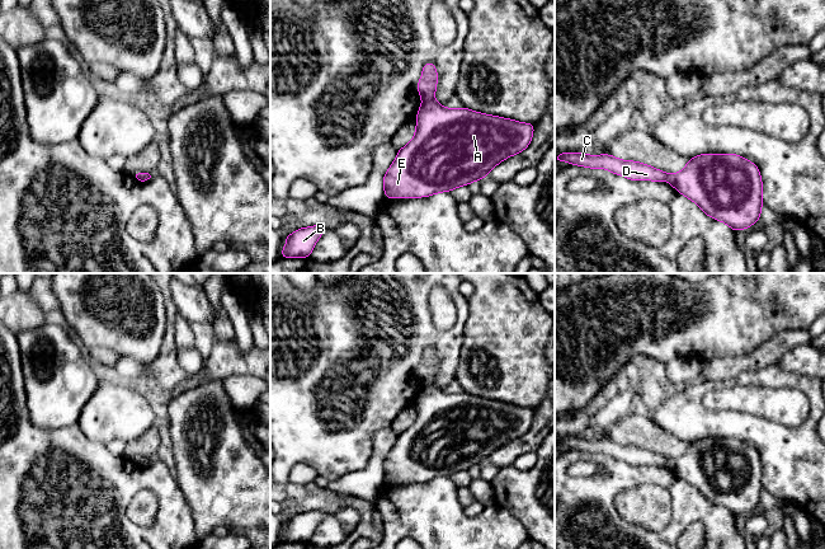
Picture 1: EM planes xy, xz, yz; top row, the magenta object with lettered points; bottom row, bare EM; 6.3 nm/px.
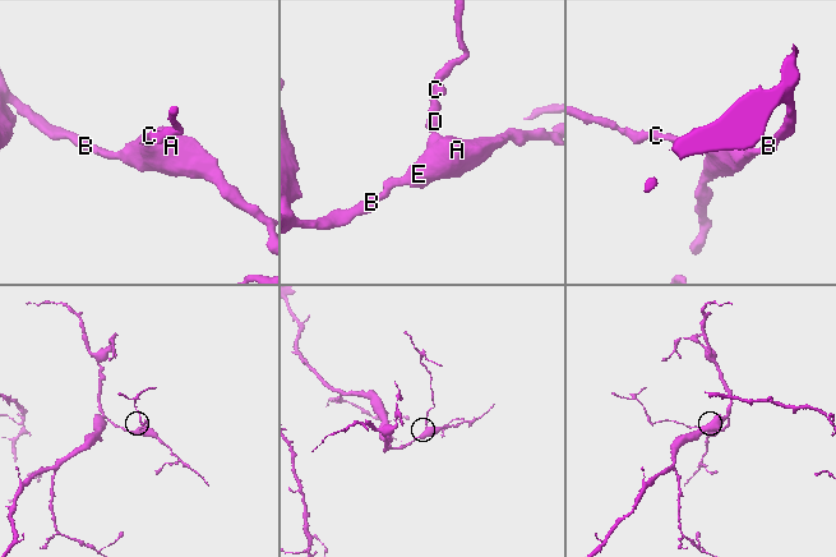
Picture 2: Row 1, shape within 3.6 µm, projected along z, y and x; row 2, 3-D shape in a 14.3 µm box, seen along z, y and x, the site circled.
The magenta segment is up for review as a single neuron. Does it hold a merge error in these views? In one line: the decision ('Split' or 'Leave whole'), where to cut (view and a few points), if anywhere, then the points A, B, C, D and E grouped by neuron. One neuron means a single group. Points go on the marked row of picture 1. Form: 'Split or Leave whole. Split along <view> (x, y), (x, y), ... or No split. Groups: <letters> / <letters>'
Split. Split along xz (433, 99), (423, 103). Groups: A B E / C D

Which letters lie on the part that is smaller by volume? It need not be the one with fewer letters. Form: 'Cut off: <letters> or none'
Cut off: C, D

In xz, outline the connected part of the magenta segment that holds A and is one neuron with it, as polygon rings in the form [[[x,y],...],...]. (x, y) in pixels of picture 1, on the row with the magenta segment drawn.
[[[435,100],[423,103],[416,114],[416,132],[412,140],[399,150],[395,161],[383,177],[385,198],[429,197],[481,180],[495,165],[525,150],[533,137],[533,131],[534,123],[484,114],[465,107],[448,109]]]

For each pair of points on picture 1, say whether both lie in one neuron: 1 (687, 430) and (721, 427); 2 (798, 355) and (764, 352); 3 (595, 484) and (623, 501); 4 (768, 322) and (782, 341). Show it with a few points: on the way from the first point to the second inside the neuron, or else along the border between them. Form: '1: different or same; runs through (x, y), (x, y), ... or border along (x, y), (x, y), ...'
1: same; runs through (696, 427), (712, 427)
2: different; border along (809, 342), (796, 345), (776, 362)
3: different; border along (645, 484), (614, 500), (628, 522)
4: different; border along (805, 328), (785, 328), (778, 331), (752, 351)

